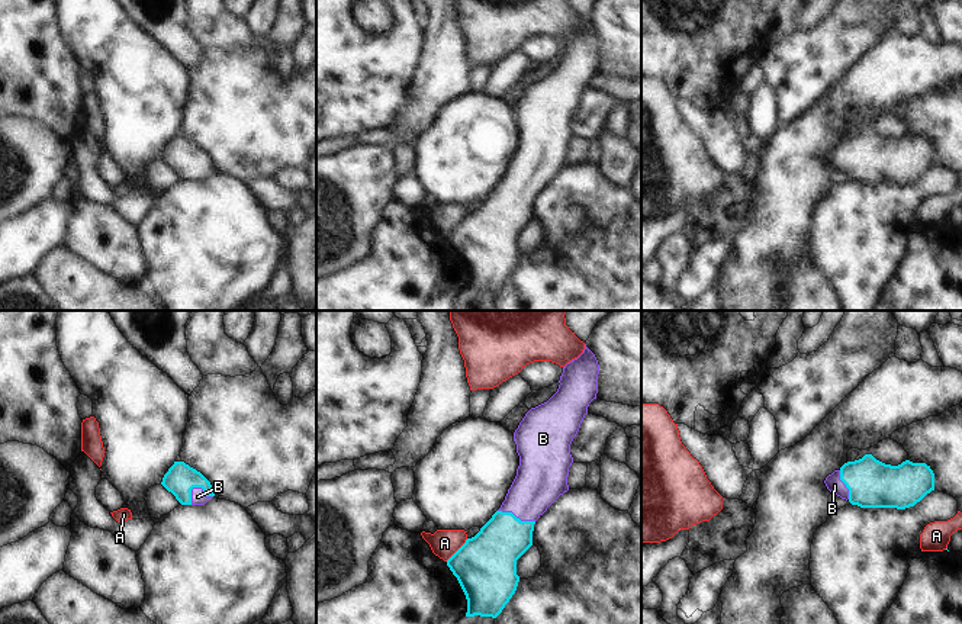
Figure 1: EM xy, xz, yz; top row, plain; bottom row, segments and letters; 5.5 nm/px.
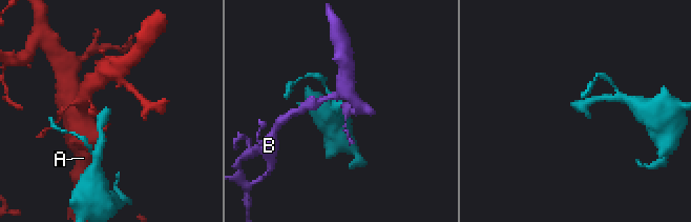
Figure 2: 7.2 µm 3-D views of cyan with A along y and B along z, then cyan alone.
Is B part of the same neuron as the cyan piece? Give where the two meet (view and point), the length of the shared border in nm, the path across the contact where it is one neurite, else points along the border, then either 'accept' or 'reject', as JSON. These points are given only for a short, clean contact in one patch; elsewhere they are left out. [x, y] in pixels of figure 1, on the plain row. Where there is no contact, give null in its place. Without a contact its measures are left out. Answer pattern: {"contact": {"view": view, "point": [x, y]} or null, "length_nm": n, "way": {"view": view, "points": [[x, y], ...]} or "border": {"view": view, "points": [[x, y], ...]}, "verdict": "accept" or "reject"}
{"contact": {"view": "xy", "point": [202, 163]}, "length_nm": 140, "way": {"view": "xy", "points": [[180, 154], [192, 163], [202, 163], [198, 171]]}, "verdict": "accept"}

